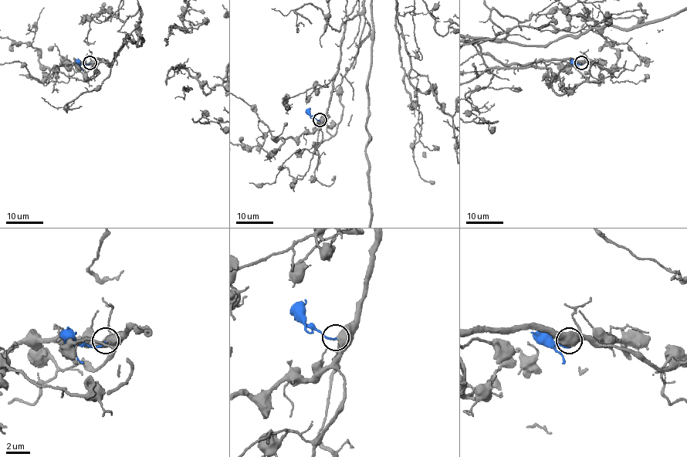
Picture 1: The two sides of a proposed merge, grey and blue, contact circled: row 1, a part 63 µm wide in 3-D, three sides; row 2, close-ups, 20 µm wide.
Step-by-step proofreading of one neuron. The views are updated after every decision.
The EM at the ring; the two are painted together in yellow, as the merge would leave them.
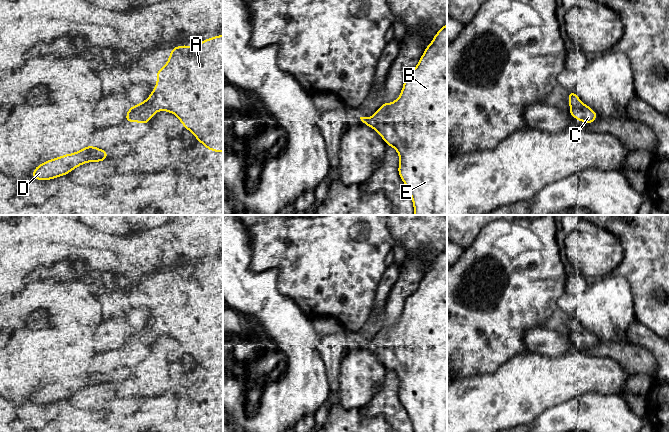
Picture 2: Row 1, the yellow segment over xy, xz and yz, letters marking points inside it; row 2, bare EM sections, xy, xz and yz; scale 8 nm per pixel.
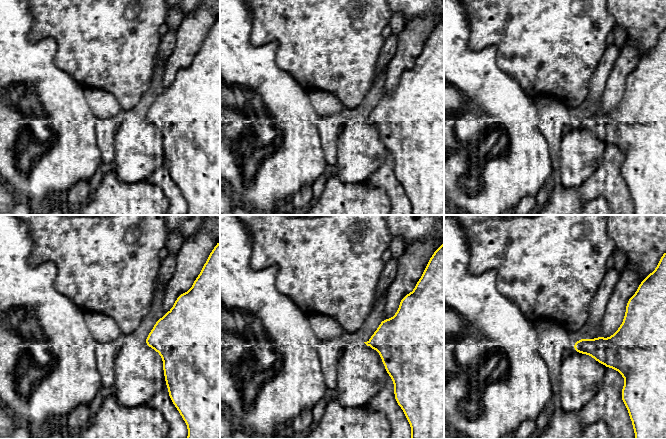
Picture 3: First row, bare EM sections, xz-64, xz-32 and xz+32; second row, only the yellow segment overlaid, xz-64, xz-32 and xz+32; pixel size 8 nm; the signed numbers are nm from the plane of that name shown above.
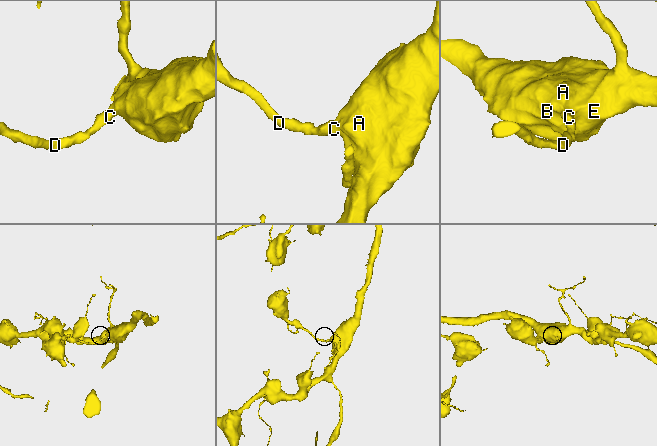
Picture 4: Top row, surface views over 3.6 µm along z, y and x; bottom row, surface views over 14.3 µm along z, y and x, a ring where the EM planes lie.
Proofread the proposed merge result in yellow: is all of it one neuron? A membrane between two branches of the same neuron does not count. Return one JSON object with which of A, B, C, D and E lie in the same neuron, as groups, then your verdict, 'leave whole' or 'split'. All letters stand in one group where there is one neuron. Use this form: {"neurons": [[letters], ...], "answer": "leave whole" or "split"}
{"neurons": [["A", "B", "C", "D", "E"]], "answer": "leave whole"}

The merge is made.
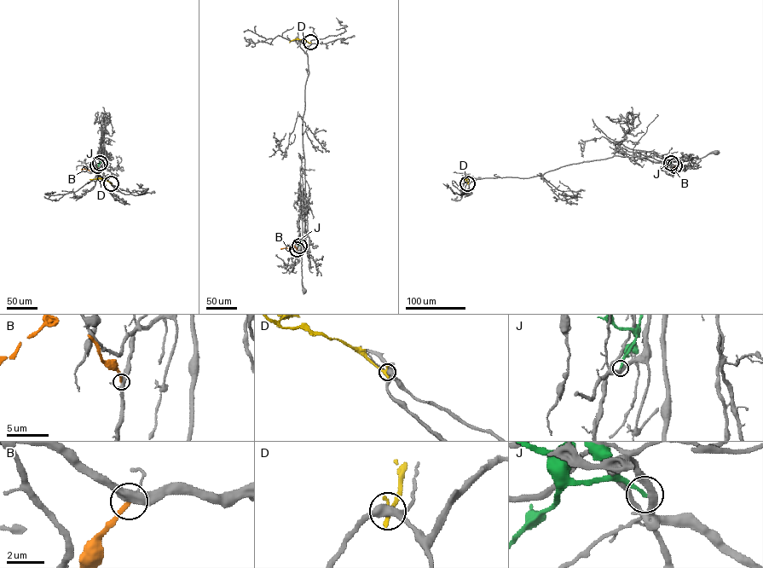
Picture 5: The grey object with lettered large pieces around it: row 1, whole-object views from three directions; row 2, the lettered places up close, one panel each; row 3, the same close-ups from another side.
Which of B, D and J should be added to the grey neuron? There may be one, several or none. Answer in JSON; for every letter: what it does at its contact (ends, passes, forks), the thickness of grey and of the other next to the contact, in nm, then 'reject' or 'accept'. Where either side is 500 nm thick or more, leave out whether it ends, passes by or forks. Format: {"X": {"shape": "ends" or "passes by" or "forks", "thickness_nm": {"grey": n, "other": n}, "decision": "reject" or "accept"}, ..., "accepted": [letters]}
{"B": {"shape": "ends", "thickness_nm": {"grey": 360, "other": 220}, "decision": "reject"}, "D": {"shape": "ends", "thickness_nm": {"grey": 380, "other": 280}, "decision": "reject"}, "J": {"shape": "ends", "thickness_nm": {"grey": 380, "other": 190}, "decision": "reject"}, "accepted": []}

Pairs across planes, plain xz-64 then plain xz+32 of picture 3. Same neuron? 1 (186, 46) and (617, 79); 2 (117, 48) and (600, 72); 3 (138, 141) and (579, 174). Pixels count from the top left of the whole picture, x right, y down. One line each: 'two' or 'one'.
1: one
2: two
3: one

